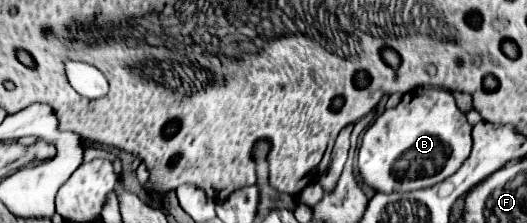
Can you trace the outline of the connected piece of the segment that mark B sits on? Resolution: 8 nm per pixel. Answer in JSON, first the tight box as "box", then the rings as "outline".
{"box":[358,87,472,193],"outline":[[[416,87],[406,93],[394,109],[386,109],[366,129],[358,151],[362,181],[380,193],[404,193],[432,187],[456,173],[472,149],[472,127],[456,107],[450,91],[438,87]]]}

